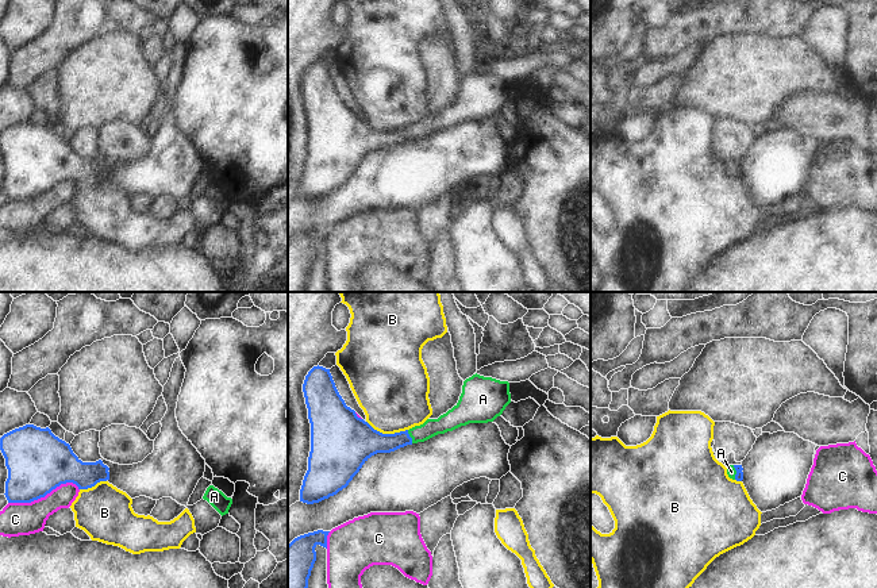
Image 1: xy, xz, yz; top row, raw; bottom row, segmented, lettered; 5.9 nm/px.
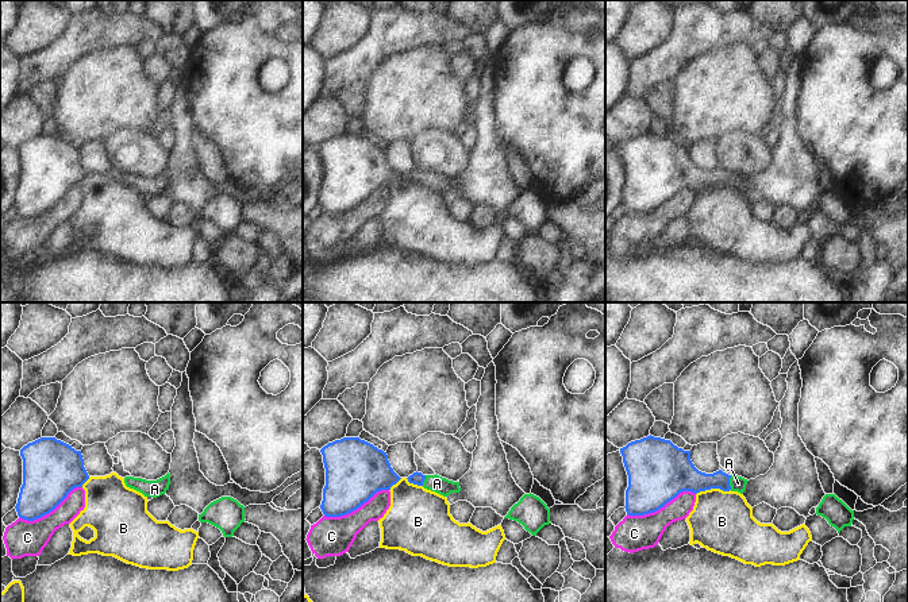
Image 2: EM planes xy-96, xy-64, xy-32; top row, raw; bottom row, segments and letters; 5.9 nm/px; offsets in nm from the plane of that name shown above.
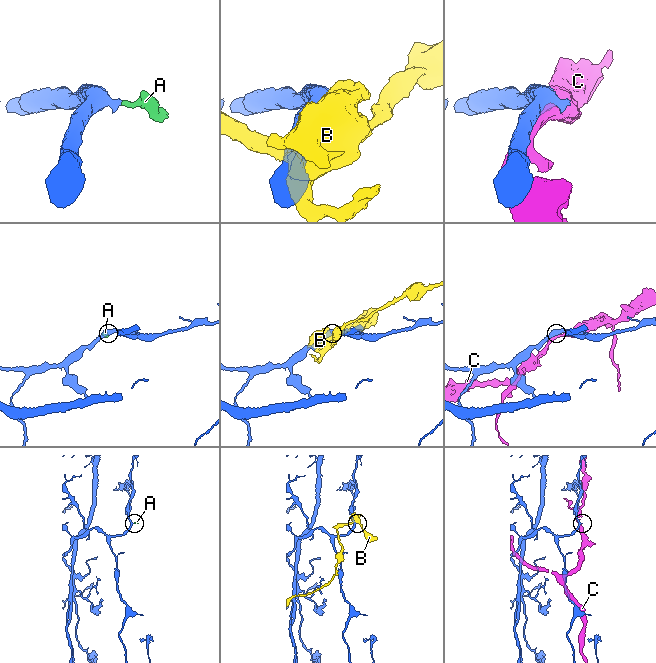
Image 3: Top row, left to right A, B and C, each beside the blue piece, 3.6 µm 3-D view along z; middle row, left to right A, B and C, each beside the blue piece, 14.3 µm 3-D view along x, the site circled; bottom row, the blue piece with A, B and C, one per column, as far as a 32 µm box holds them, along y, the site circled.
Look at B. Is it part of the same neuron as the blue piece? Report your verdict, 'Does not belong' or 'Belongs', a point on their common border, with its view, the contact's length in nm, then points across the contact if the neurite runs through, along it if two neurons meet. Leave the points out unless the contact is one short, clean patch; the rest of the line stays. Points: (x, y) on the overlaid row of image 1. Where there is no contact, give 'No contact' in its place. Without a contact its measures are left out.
Does not belong. Touches blue at xz (387, 434). Shared border 260 nm

